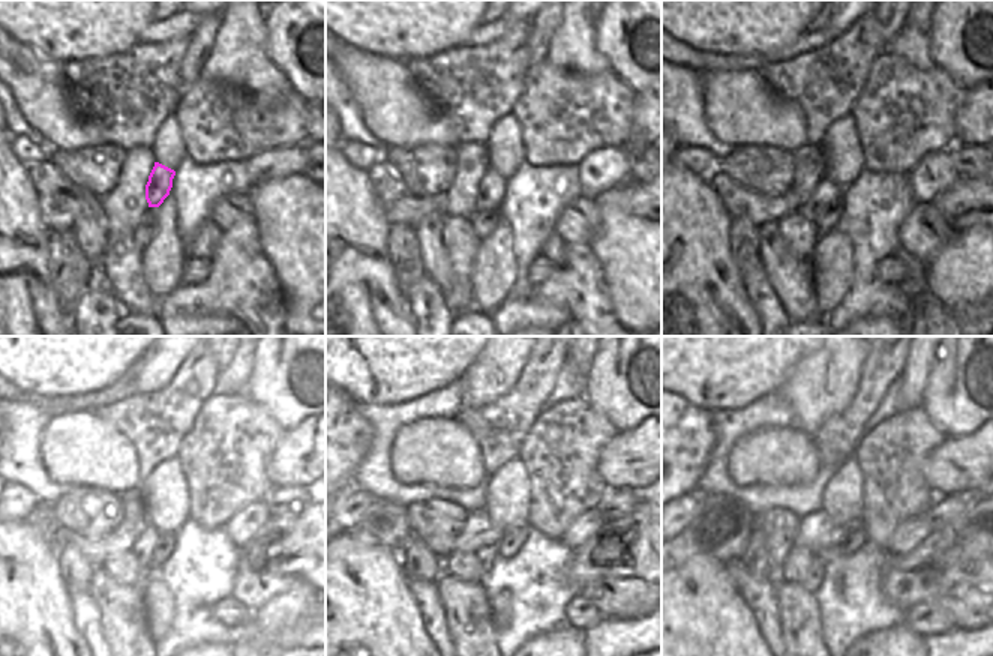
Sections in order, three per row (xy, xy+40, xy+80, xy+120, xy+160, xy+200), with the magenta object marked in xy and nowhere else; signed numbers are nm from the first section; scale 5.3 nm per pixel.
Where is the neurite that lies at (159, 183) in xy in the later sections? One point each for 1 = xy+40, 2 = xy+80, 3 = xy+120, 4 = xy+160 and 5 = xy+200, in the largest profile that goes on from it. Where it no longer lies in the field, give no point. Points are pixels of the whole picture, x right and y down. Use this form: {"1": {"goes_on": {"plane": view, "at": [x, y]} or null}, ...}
{"1": {"goes_on": {"plane": "xy+40", "at": [491, 194]}}, "2": {"goes_on": {"plane": "xy+80", "at": [825, 194]}}, "3": {"goes_on": {"plane": "xy+120", "at": [149, 538]}}, "4": {"goes_on": {"plane": "xy+160", "at": [485, 556]}}, "5": {"goes_on": {"plane": "xy+200", "at": [812, 581]}}}

